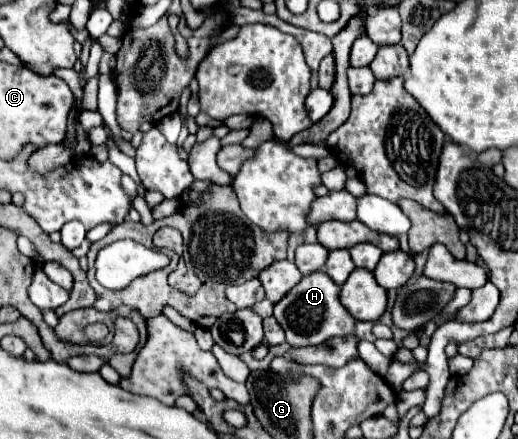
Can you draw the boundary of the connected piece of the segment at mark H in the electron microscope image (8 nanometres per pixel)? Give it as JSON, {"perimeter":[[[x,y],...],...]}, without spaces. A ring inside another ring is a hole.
{"perimeter":[[[313,272],[303,276],[283,300],[275,304],[273,316],[285,330],[287,342],[295,348],[301,346],[317,346],[333,336],[351,336],[355,330],[355,318],[341,306],[339,302],[339,286],[325,274]]]}

